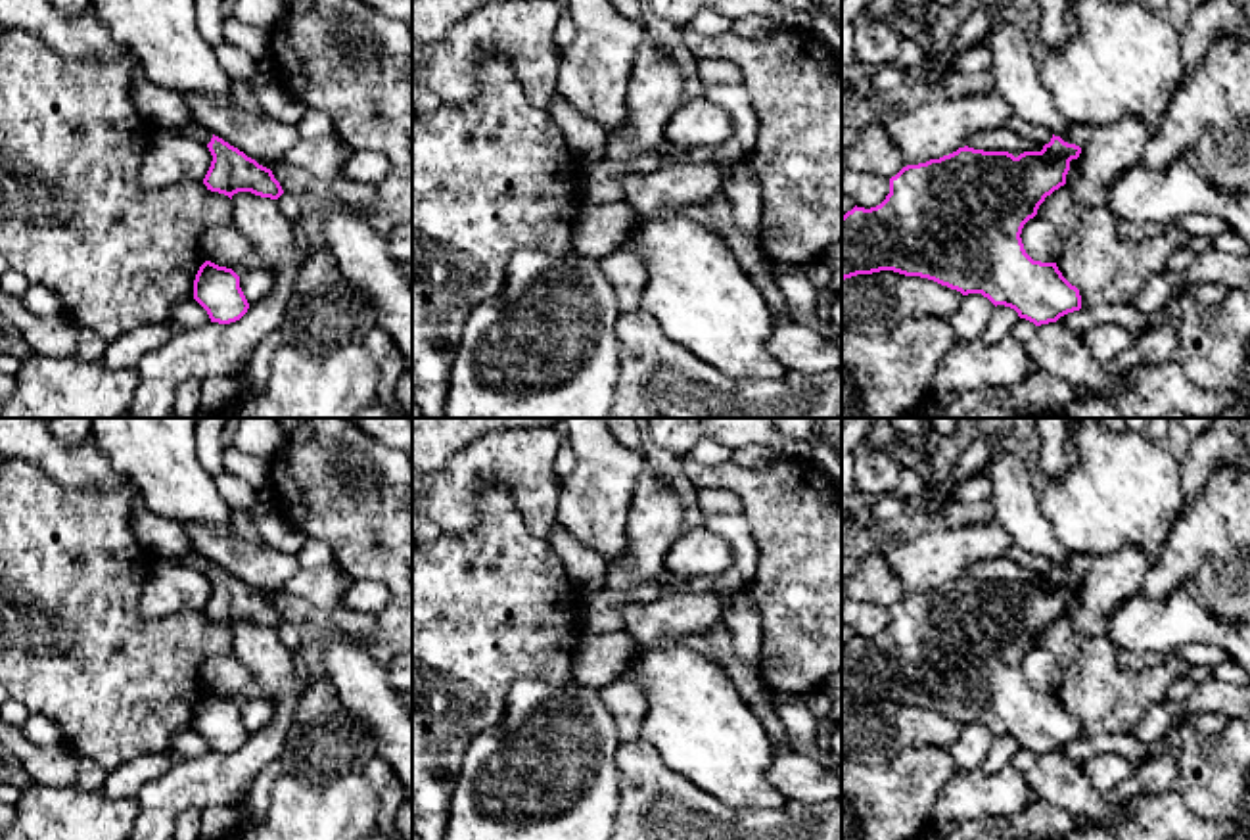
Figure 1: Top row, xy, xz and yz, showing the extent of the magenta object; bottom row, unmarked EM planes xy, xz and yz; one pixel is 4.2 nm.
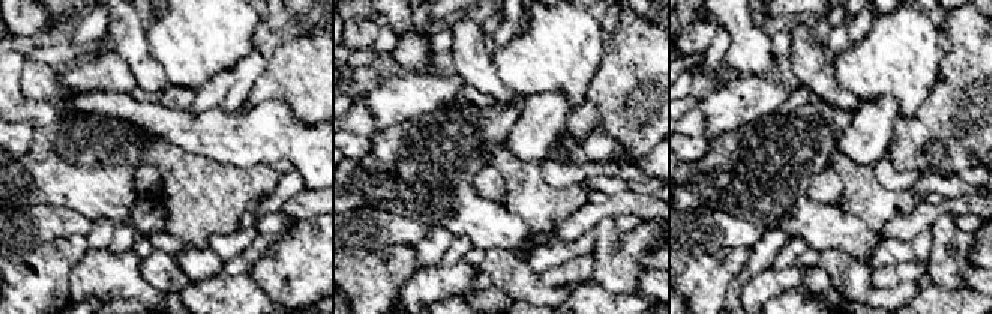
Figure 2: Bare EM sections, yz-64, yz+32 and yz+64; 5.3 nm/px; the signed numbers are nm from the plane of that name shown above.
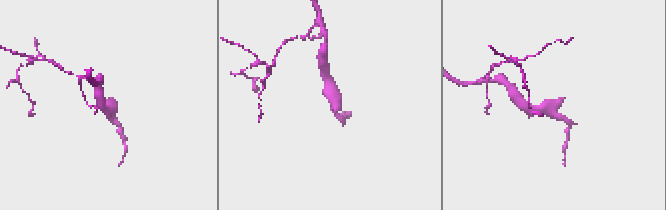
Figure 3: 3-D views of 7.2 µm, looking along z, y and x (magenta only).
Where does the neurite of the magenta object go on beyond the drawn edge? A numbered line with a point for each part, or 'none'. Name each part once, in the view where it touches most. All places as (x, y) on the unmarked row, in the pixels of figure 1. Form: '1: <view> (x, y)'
1: yz (1078, 564)

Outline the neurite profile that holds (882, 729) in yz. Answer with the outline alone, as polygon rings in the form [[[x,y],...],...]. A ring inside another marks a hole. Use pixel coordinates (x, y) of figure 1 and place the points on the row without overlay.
[[[893,700],[842,710],[842,754],[847,759],[895,758],[922,746],[951,748],[961,733],[957,719]]]

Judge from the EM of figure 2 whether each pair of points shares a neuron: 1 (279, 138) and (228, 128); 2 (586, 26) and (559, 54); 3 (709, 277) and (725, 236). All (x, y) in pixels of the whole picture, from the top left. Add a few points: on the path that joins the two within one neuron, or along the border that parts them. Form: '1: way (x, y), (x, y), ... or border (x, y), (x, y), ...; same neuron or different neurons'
1: way (267, 135), (240, 135); same neuron
2: way (578, 33), (565, 47); same neuron
3: border (749, 248), (685, 253); different neurons

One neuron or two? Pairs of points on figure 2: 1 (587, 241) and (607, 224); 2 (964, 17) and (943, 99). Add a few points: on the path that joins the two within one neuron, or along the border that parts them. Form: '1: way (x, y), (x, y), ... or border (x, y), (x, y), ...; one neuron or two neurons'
1: border (595, 230), (593, 253); two neurons
2: way (964, 38), (964, 78); one neuron

